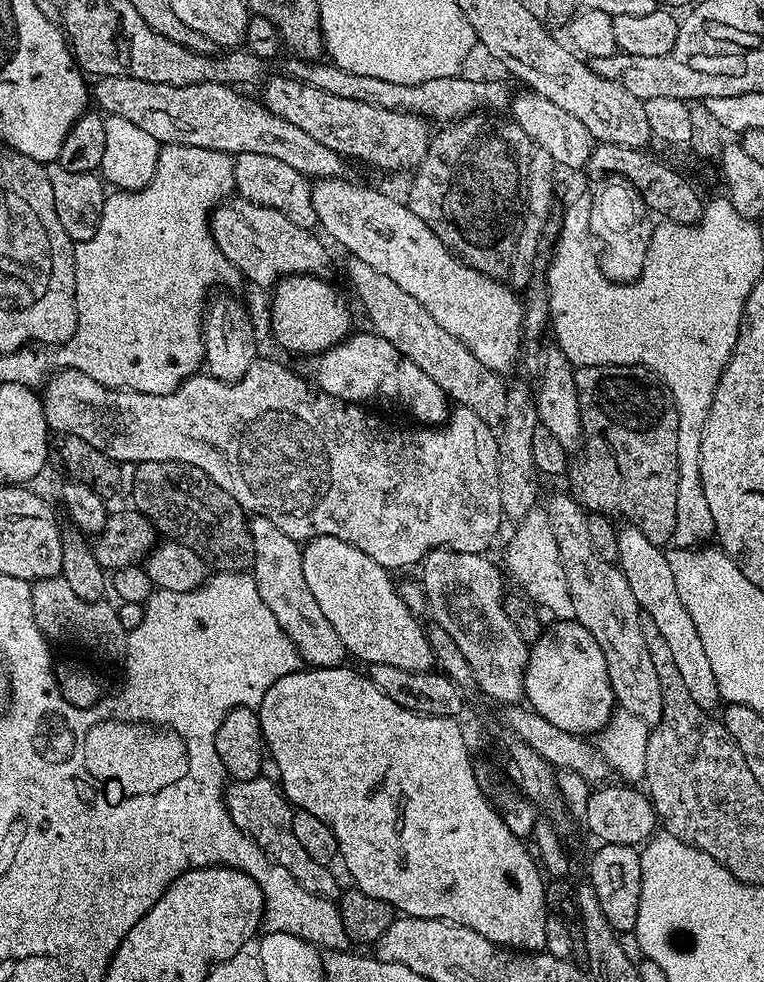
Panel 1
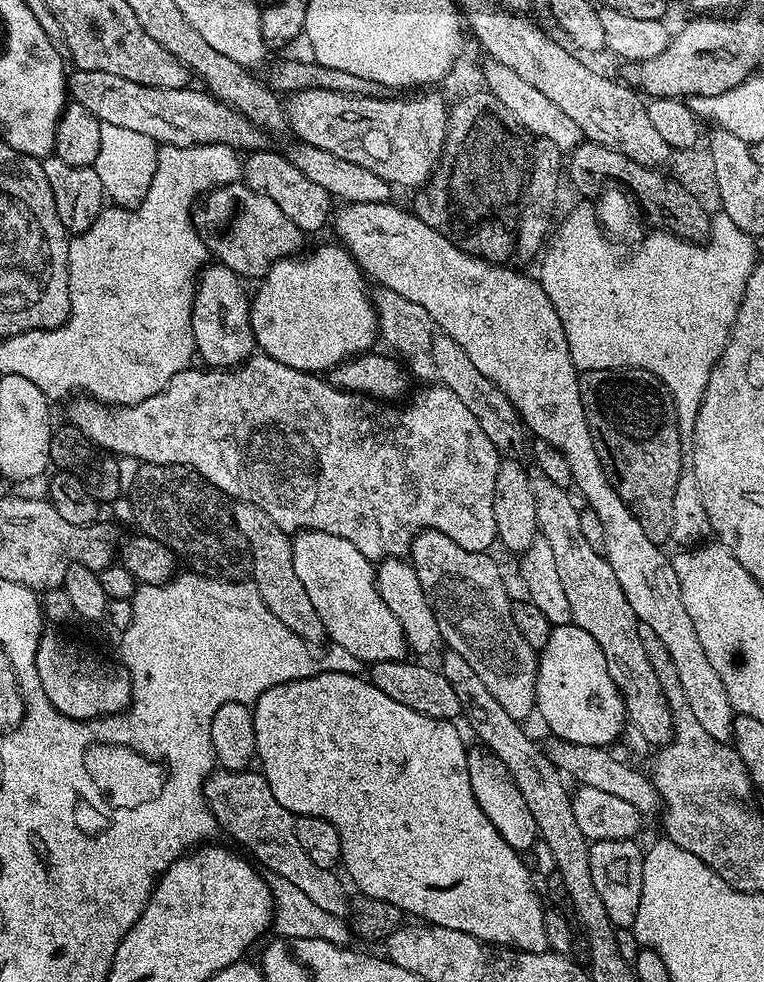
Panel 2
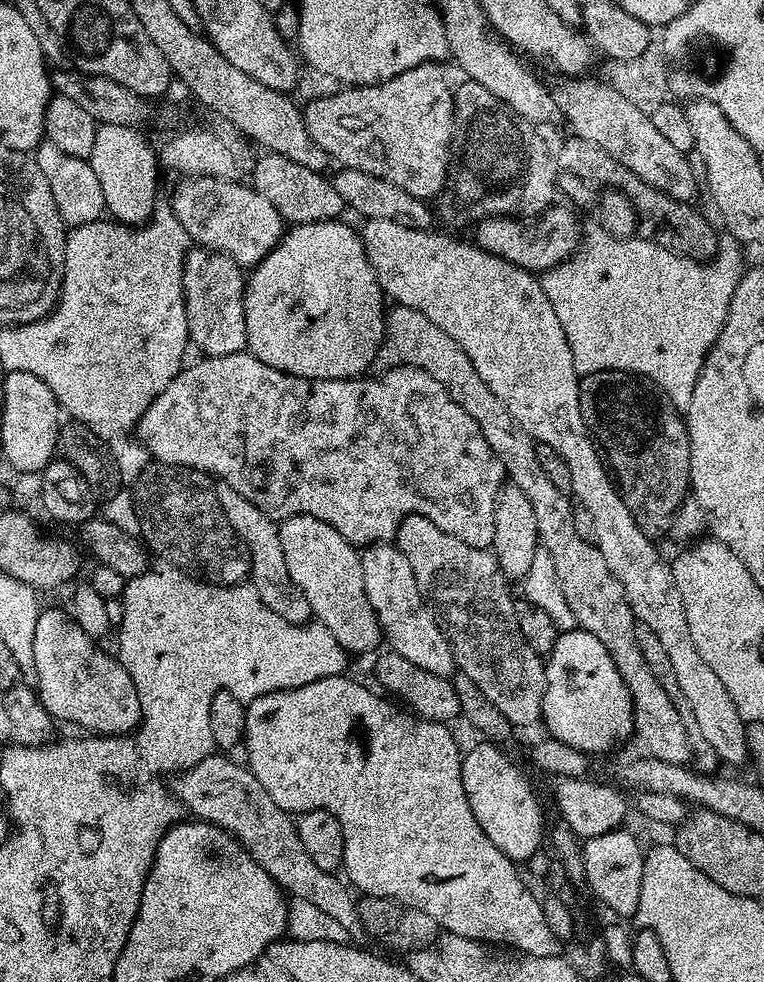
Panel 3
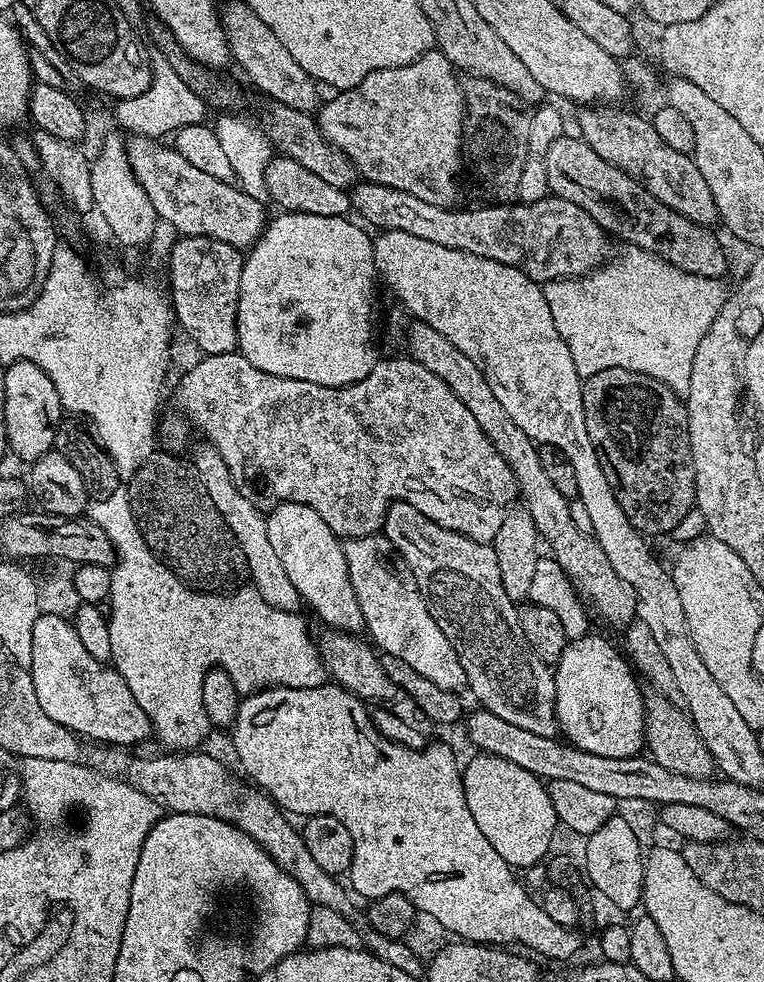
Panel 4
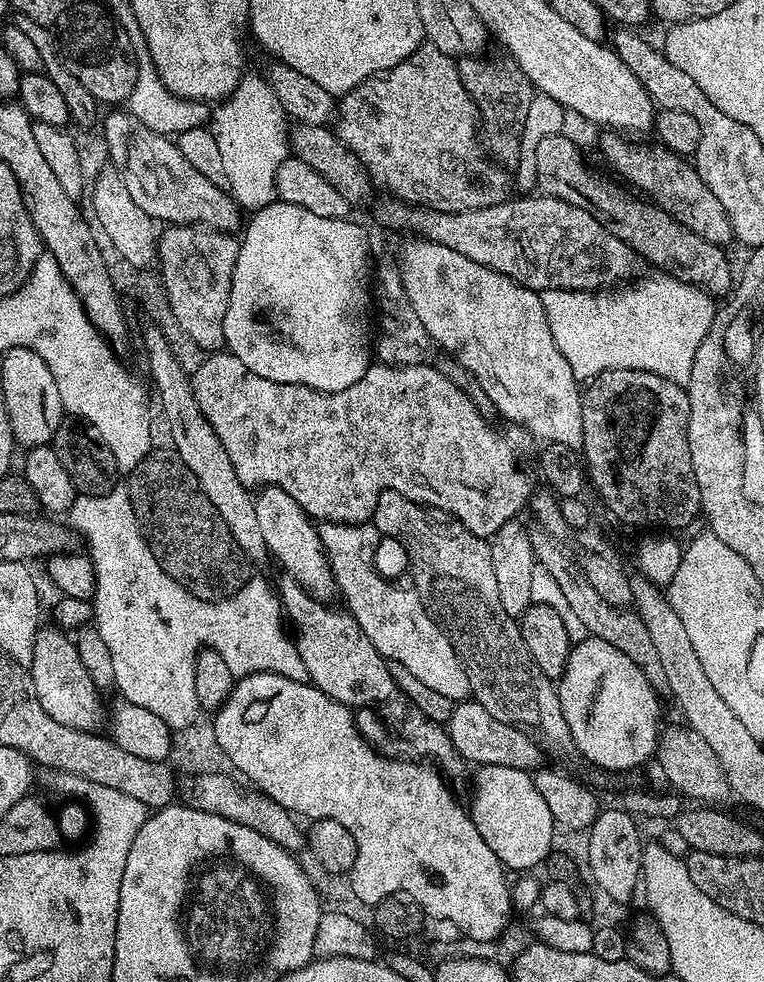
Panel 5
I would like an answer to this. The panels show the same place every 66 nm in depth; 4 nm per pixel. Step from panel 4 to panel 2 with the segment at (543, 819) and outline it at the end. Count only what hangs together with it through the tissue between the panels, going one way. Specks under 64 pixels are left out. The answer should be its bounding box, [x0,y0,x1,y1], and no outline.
[467,745,538,852]

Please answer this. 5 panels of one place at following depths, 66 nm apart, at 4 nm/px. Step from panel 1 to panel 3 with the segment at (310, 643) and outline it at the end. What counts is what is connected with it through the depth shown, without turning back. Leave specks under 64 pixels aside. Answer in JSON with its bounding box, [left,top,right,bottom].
[215,483,312,625]

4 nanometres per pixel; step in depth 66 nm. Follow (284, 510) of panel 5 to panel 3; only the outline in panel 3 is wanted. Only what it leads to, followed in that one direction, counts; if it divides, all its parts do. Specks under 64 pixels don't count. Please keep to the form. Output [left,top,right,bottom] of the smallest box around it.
[279,516,382,653]

